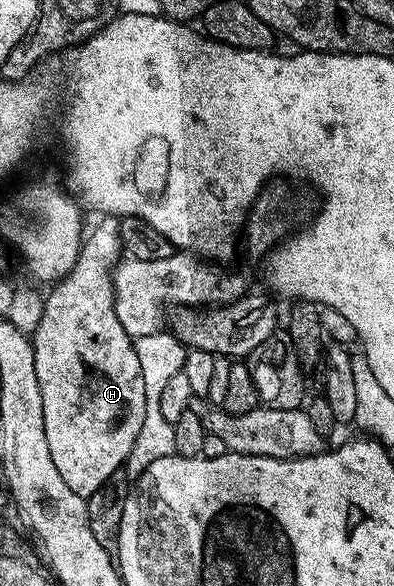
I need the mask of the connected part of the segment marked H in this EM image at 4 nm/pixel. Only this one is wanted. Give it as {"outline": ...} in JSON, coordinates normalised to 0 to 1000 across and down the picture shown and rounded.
{"outline":[[[264,369],[244,387],[221,394],[218,404],[203,415],[203,435],[178,457],[165,474],[152,476],[119,497],[112,510],[112,538],[96,549],[94,563],[81,568],[81,599],[86,601],[86,635],[96,635],[96,662],[107,669],[107,717],[117,730],[117,758],[127,758],[127,785],[137,785],[137,799],[168,819],[168,833],[198,846],[223,852],[249,833],[259,833],[297,807],[294,802],[317,794],[330,778],[330,765],[340,765],[340,751],[350,751],[350,737],[360,730],[360,715],[371,710],[371,655],[355,640],[350,621],[350,601],[340,589],[340,578],[310,560],[294,531],[289,512],[289,491],[284,490],[284,462],[294,459],[297,447],[310,440],[310,422],[305,418],[305,372],[294,369]]]}

